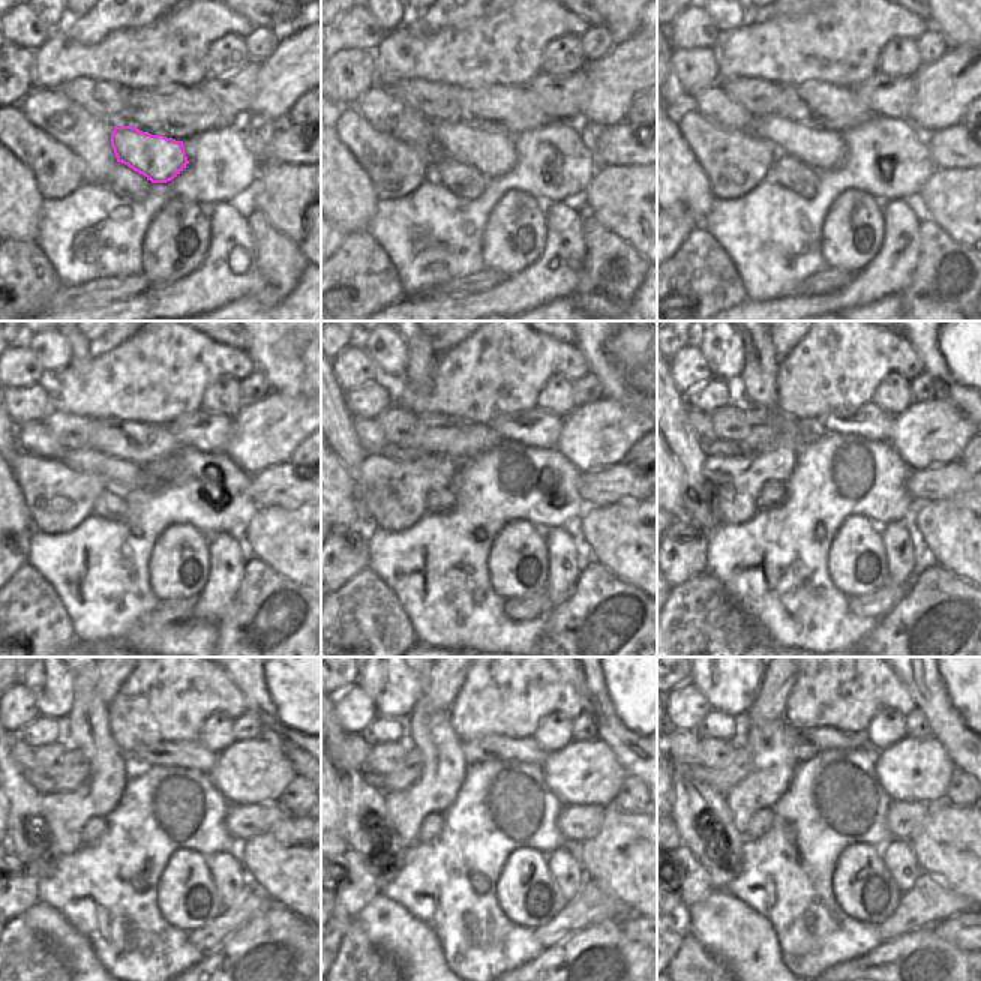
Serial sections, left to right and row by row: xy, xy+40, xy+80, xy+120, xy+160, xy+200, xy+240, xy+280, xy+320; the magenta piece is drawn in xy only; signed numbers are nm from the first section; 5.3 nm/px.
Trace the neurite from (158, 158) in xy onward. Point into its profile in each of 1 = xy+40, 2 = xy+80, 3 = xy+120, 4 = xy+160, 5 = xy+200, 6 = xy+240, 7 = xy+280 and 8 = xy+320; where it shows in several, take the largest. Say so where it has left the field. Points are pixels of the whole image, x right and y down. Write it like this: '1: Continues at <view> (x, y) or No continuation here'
1: Continues at xy+40 (494, 155)
2: Continues at xy+80 (822, 150)
3: Continues at xy+120 (120, 474)
4: Continues at xy+160 (405, 455)
5: Continues at xy+200 (717, 447)
6: Continues at xy+240 (44, 785)
7: Continues at xy+280 (369, 777)
8: Continues at xy+320 (699, 773)

